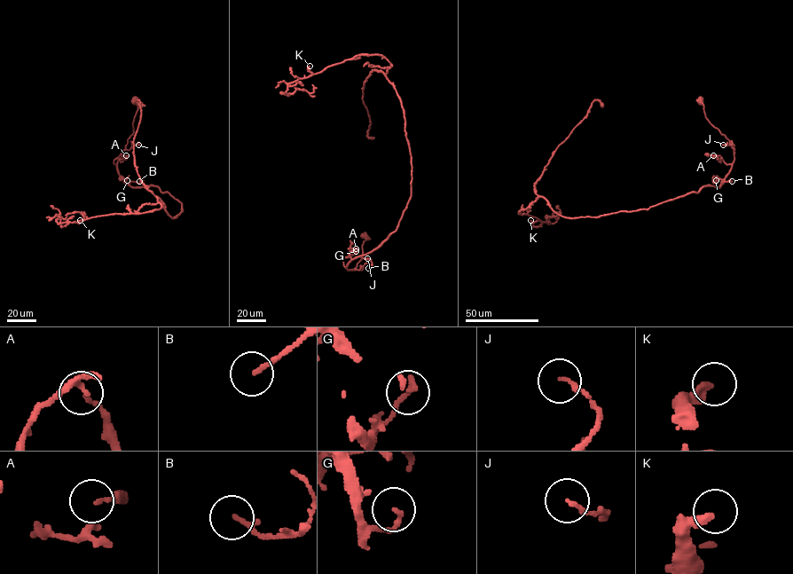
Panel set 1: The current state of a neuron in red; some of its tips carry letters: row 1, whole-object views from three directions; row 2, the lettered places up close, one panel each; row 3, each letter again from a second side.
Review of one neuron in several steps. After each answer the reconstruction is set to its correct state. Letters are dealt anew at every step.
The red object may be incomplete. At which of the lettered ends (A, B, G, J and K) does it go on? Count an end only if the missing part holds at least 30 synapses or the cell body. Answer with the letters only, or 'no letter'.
no letter

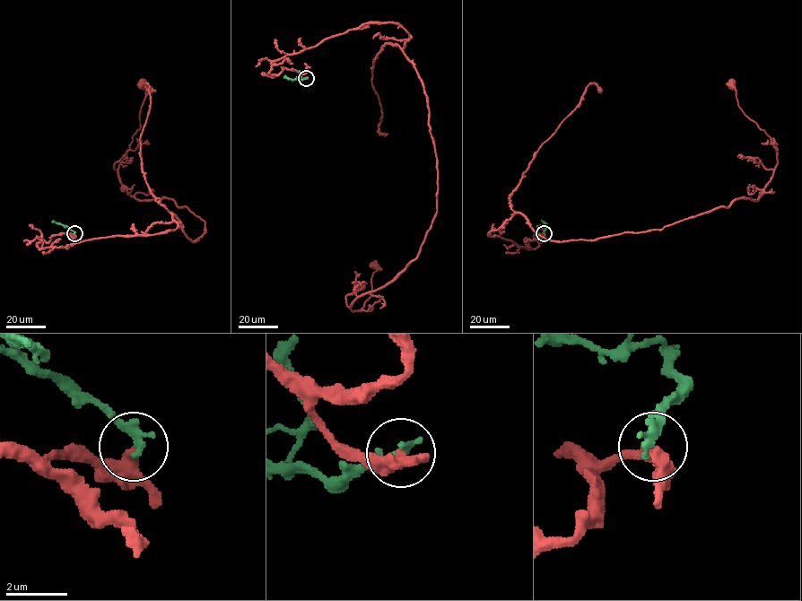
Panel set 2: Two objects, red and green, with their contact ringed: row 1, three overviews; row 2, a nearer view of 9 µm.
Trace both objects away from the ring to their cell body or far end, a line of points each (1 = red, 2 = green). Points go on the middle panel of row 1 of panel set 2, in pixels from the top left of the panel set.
1: (306, 78), (268, 72), (366, 23), (409, 36), (436, 213), (418, 255), (353, 311), (374, 265)
2: (306, 78), (287, 79), (284, 75)

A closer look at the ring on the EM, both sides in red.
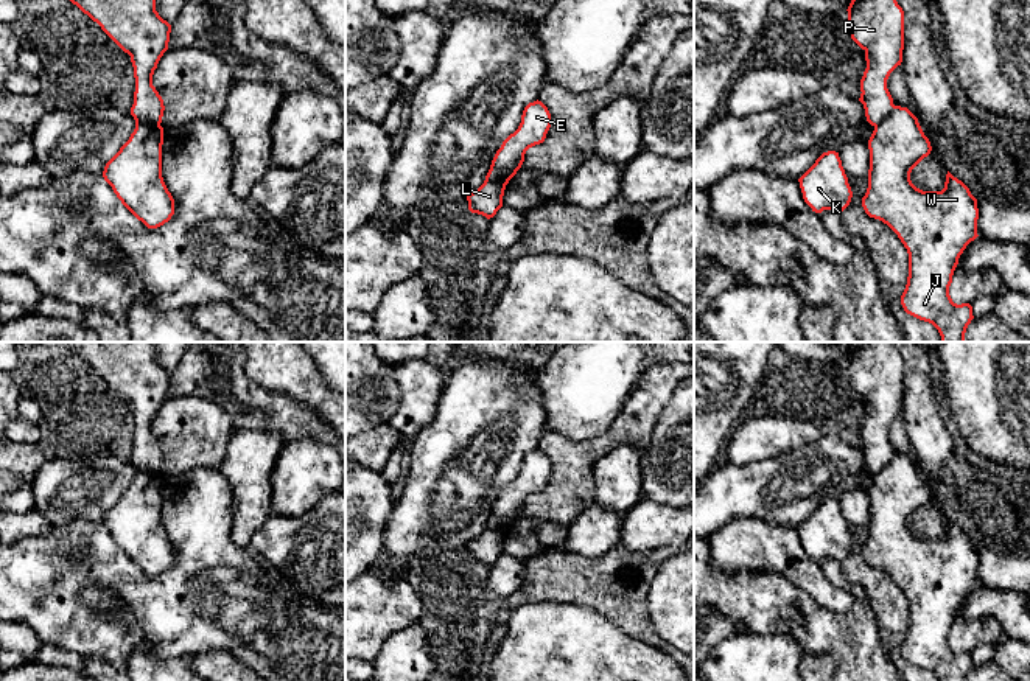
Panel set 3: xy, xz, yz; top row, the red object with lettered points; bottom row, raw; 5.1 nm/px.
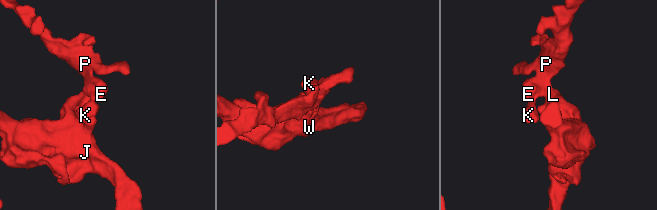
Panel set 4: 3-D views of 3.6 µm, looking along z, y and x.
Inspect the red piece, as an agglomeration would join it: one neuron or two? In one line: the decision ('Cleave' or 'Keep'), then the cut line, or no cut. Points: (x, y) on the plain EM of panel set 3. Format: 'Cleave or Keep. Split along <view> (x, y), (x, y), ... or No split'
Cleave. Split along xy (136, 468), (159, 474)

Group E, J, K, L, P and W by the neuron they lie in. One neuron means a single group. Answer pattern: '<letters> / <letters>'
E K P / J L W

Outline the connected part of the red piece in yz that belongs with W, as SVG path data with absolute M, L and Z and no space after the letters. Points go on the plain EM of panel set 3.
M893 454L892 462L874 476L868 498L868 536L862 555L870 566L887 572L907 597L909 625L901 644L904 659L932 672L938 681L966 681L974 667L972 655L954 651L949 634L960 603L979 585L977 547L949 519L941 540L923 540L912 532L912 518L930 502L932 494L918 466L907 456Z

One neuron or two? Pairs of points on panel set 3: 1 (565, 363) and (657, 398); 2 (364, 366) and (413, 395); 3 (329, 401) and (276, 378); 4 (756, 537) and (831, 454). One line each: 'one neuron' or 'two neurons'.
1: two neurons
2: two neurons
3: one neuron
4: two neurons

